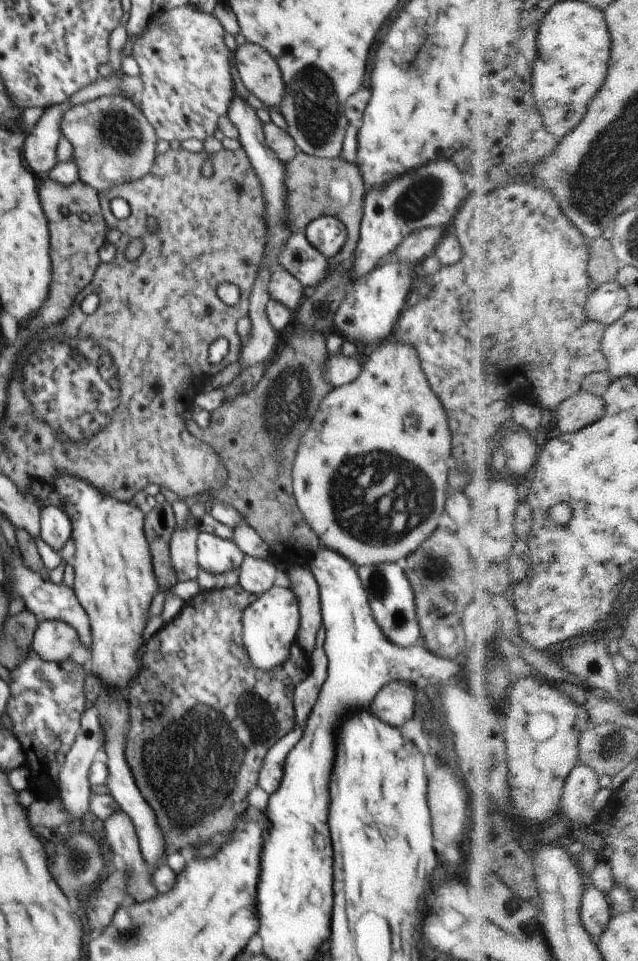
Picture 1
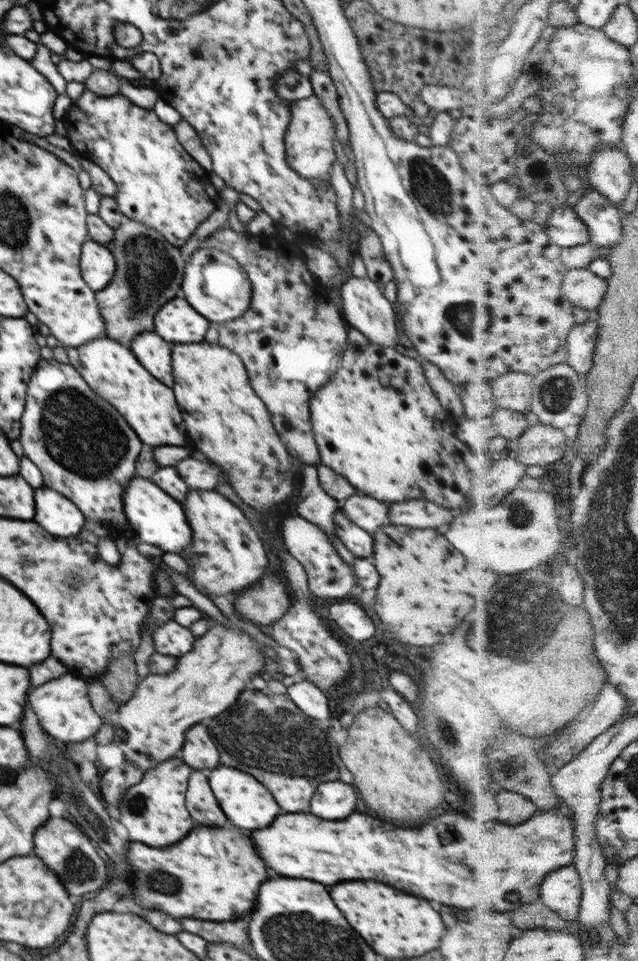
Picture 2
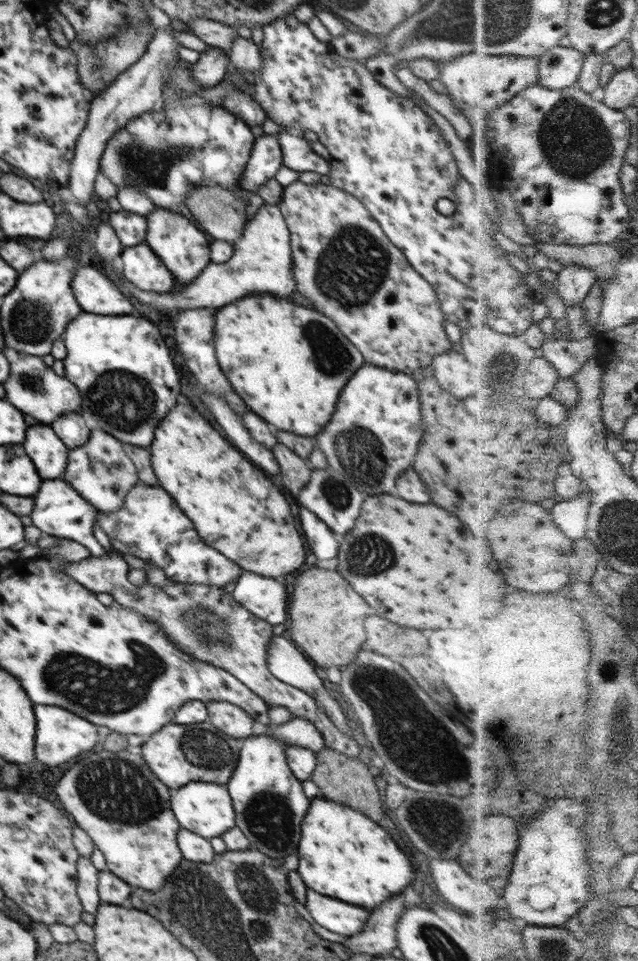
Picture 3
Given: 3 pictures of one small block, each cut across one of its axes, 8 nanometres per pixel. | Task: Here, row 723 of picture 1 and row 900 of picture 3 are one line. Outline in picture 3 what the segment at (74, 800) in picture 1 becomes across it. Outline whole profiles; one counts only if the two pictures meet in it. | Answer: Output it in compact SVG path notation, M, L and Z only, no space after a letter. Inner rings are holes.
M80 857L77 860L77 896L83 910L96 916L98 907L102 904L98 893L99 871L92 865L90 857Z

